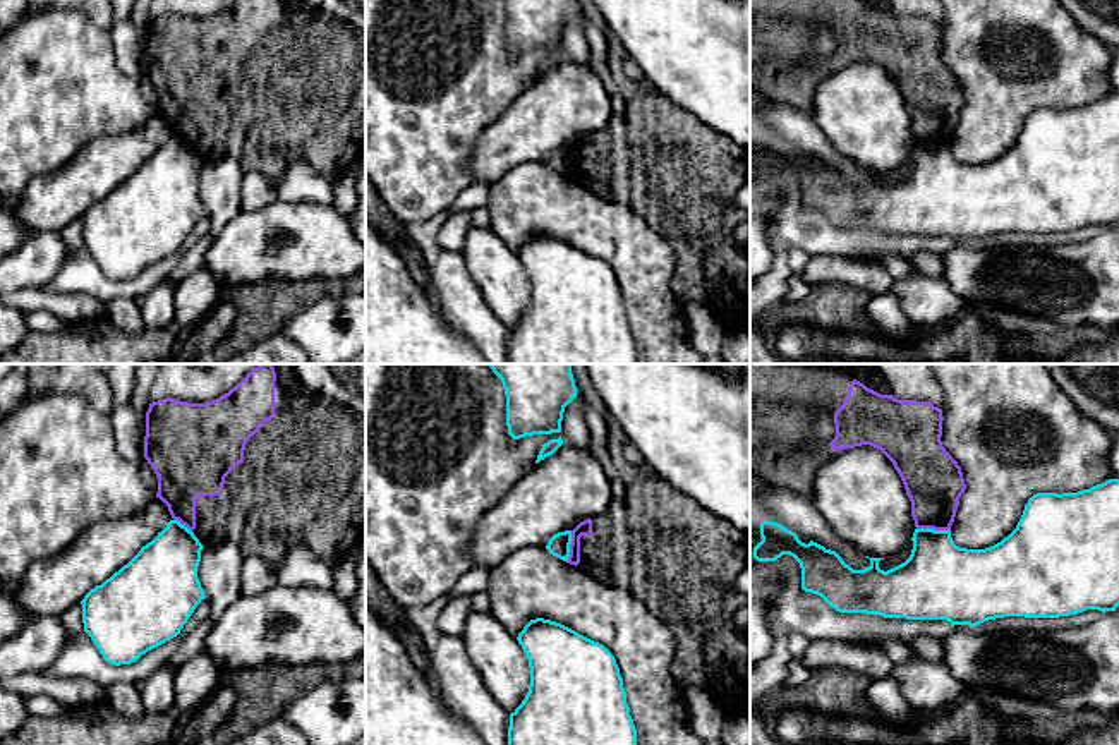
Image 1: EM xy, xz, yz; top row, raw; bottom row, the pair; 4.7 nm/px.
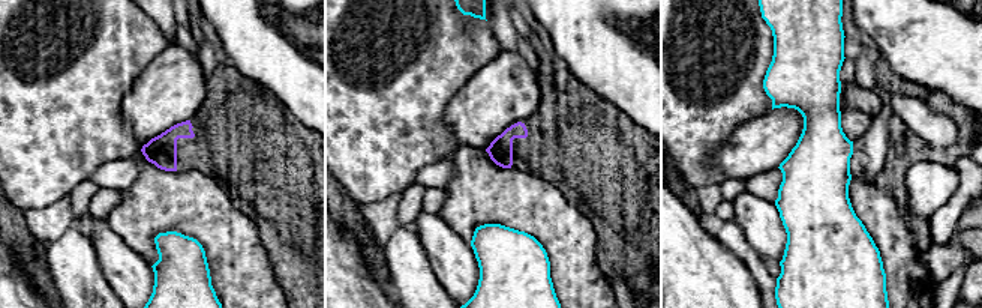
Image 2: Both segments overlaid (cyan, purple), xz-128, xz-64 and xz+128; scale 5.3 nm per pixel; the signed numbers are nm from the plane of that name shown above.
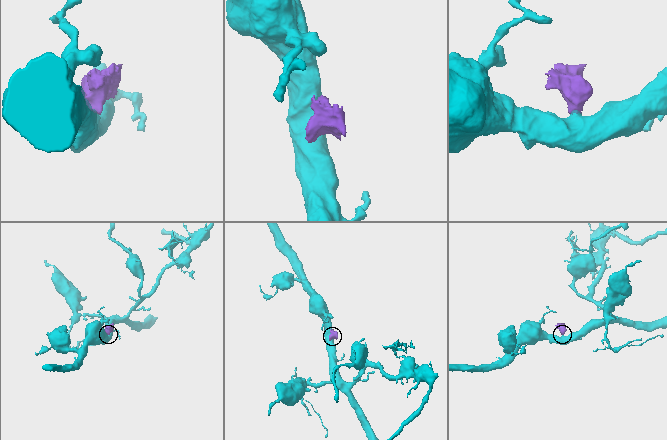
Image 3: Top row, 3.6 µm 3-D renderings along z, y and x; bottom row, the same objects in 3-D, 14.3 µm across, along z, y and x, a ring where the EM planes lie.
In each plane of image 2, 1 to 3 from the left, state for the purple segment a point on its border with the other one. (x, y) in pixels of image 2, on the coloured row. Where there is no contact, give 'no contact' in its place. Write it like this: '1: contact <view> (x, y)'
1: no contact
2: no contact
3: no contact

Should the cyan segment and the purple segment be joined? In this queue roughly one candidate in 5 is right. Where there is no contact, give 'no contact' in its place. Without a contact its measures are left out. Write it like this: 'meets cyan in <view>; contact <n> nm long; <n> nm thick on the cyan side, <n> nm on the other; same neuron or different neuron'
meets cyan in yz; contact 160 nm long; 360 nm thick on the cyan side, 280 nm on the other; different neuron

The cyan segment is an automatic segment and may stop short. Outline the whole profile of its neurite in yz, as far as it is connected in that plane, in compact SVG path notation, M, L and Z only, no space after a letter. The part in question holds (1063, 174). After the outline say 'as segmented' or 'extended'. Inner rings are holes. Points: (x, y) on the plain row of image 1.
M1109 94L1102 100L1097 100L1090 105L1083 105L1078 108L1037 108L1033 110L1028 118L1025 120L1023 130L1016 141L1016 144L1004 153L1001 158L985 163L985 165L966 165L954 160L951 153L951 146L934 146L934 144L915 144L913 148L913 165L910 173L884 187L879 184L879 177L884 173L868 173L870 180L863 185L853 185L850 180L843 177L843 173L831 165L826 165L824 161L810 156L808 160L801 158L798 151L781 139L762 136L760 139L760 153L762 156L753 163L753 173L757 177L776 177L783 170L793 172L801 184L801 204L805 208L812 208L820 211L831 223L834 223L839 228L867 228L867 230L879 230L884 233L906 233L906 235L947 235L951 242L954 240L970 240L977 242L983 237L1004 233L1004 232L1025 232L1025 233L1059 233L1059 232L1069 232L1078 230L1086 225L1098 225L1102 228L1105 227L1116 227L1119 221L1119 94Z; as segmented

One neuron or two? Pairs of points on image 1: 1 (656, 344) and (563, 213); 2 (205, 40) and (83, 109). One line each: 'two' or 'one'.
1: one
2: two

